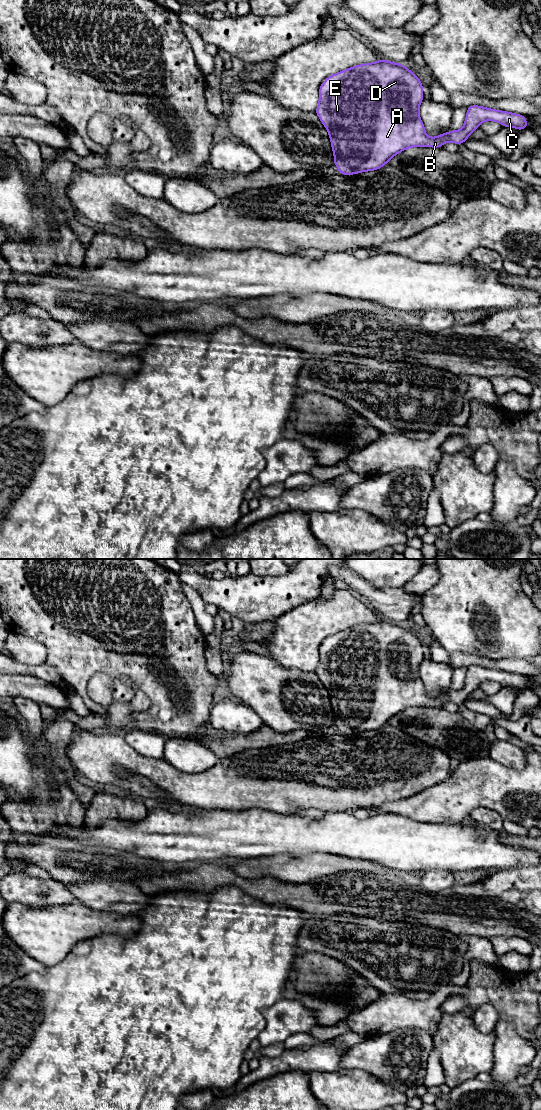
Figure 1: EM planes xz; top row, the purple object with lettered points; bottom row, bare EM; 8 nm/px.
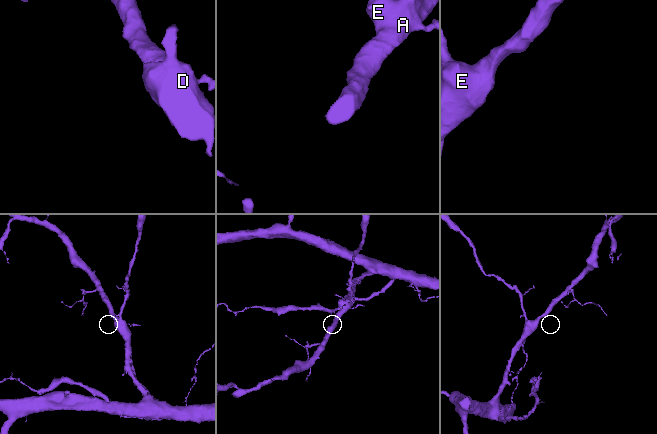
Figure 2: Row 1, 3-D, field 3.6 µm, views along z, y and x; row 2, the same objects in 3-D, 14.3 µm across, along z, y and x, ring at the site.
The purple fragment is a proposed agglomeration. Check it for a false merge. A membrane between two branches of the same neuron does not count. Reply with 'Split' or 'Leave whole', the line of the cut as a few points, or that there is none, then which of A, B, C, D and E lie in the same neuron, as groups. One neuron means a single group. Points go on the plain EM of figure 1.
Split. Split along xz (446, 693), (449, 700). Groups: A B D E / C

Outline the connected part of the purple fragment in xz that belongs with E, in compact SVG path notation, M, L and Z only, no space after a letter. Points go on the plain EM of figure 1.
M379 619L355 625L328 636L319 647L319 663L315 670L330 696L334 725L339 734L353 735L381 729L390 719L411 707L441 708L449 702L448 694L430 698L419 675L423 661L422 641L404 624Z

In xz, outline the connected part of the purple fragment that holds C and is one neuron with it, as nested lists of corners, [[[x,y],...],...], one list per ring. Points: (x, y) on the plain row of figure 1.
[[[470,665],[467,667],[465,683],[462,689],[460,691],[450,690],[447,692],[449,701],[462,705],[484,681],[496,681],[503,687],[512,687],[519,691],[528,689],[527,678],[521,674]]]

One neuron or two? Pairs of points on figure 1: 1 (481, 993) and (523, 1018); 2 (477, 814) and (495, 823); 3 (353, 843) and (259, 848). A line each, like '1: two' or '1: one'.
1: one
2: one
3: one

